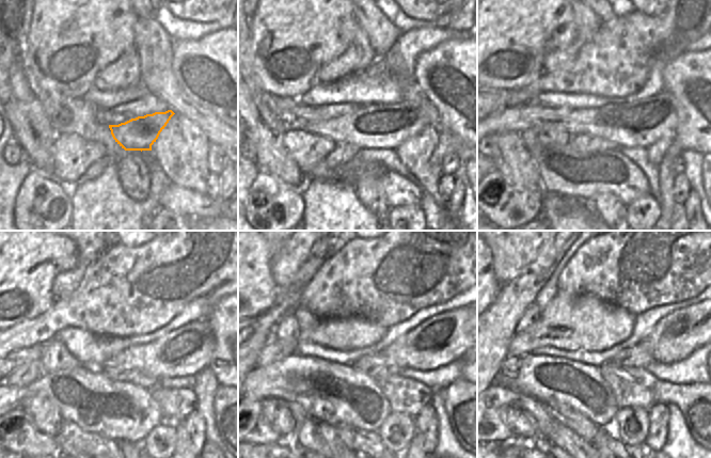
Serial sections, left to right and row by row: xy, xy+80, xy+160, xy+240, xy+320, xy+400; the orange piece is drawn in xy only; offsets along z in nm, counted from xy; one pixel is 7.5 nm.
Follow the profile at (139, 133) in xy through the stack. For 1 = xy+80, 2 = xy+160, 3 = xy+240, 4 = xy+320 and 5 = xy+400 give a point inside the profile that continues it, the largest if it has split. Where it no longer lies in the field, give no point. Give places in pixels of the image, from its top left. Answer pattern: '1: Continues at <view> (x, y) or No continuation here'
1: Continues at xy+80 (372, 125)
2: Continues at xy+160 (638, 124)
3: Continues at xy+240 (187, 350)
4: Continues at xy+320 (442, 338)
5: Continues at xy+400 (674, 337).

